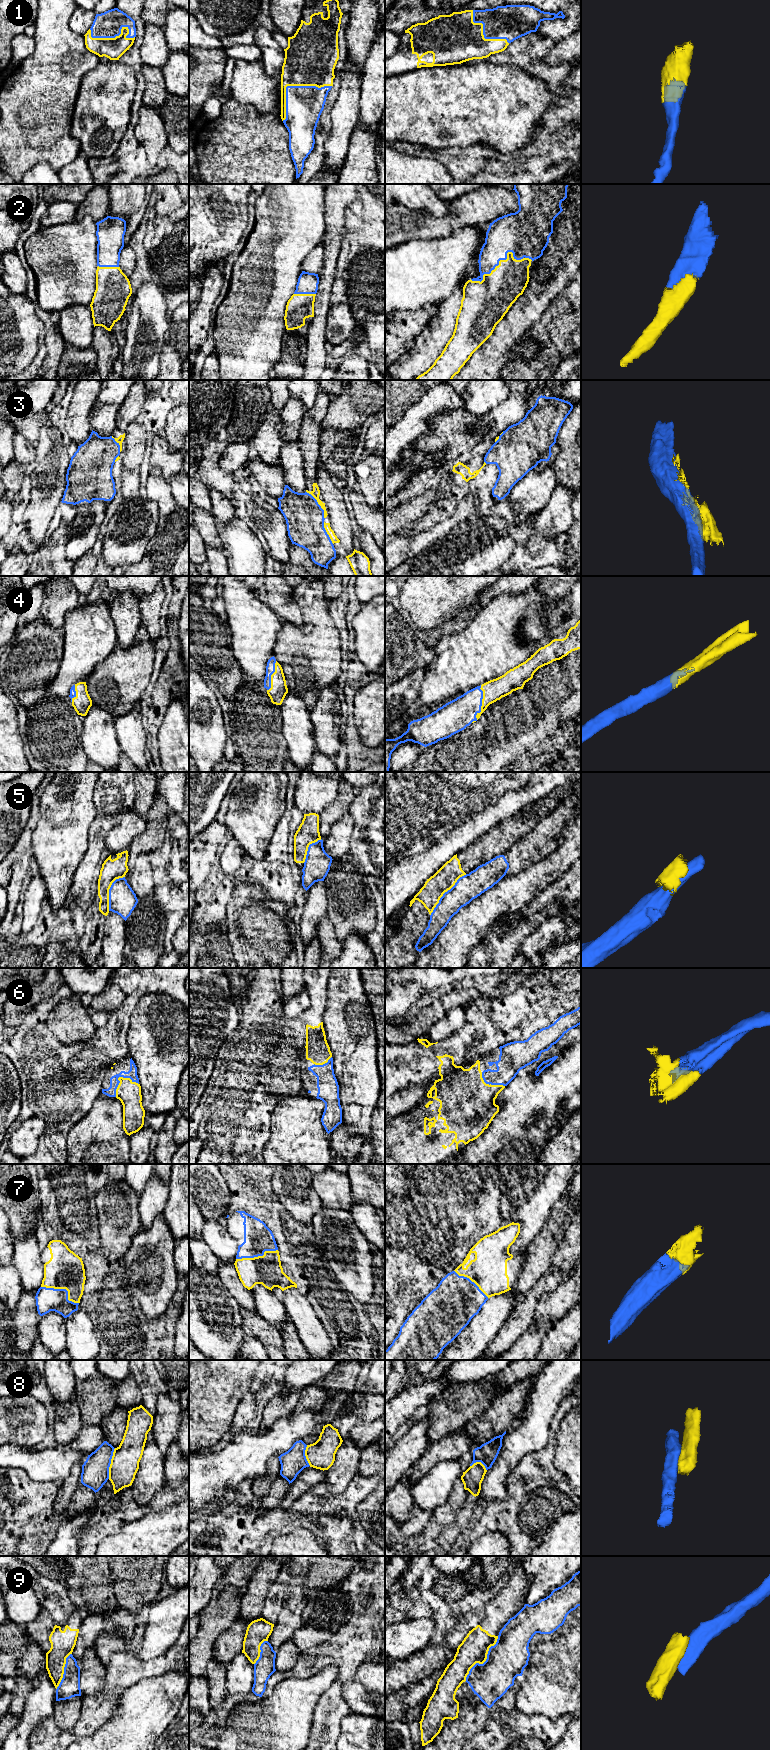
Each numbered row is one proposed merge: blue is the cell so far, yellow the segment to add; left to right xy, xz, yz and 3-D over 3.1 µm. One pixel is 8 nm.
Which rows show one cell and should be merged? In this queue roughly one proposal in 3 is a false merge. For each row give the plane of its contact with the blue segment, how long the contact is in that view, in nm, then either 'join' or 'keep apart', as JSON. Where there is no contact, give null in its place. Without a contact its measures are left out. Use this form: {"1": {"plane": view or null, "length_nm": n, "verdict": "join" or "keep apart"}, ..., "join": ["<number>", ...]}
{"1": {"plane": "xz", "length_nm": 480, "verdict": "join"}, "2": {"plane": "yz", "length_nm": 460, "verdict": "join"}, "3": {"plane": "xz", "length_nm": 260, "verdict": "keep apart"}, "4": {"plane": "yz", "length_nm": 320, "verdict": "join"}, "5": {"plane": "yz", "length_nm": 440, "verdict": "keep apart"}, "6": {"plane": "xy", "length_nm": 220, "verdict": "join"}, "7": {"plane": "xy", "length_nm": 340, "verdict": "join"}, "8": {"plane": "xy", "length_nm": 260, "verdict": "keep apart"}, "9": {"plane": "yz", "length_nm": 440, "verdict": "keep apart"}, "join": ["1", "2", "4", "6", "7"]}

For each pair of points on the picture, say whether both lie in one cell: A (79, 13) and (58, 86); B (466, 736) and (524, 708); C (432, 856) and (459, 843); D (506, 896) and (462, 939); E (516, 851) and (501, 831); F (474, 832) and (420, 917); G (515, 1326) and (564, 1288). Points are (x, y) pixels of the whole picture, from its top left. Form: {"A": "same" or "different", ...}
{"A": "different", "B": "different", "C": "same", "D": "same", "E": "different", "F": "different", "G": "different"}

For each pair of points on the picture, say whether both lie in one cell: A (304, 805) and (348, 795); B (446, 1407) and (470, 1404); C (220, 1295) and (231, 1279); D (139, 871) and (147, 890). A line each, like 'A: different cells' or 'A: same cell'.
A: different cells
B: same cell
C: different cells
D: same cell

